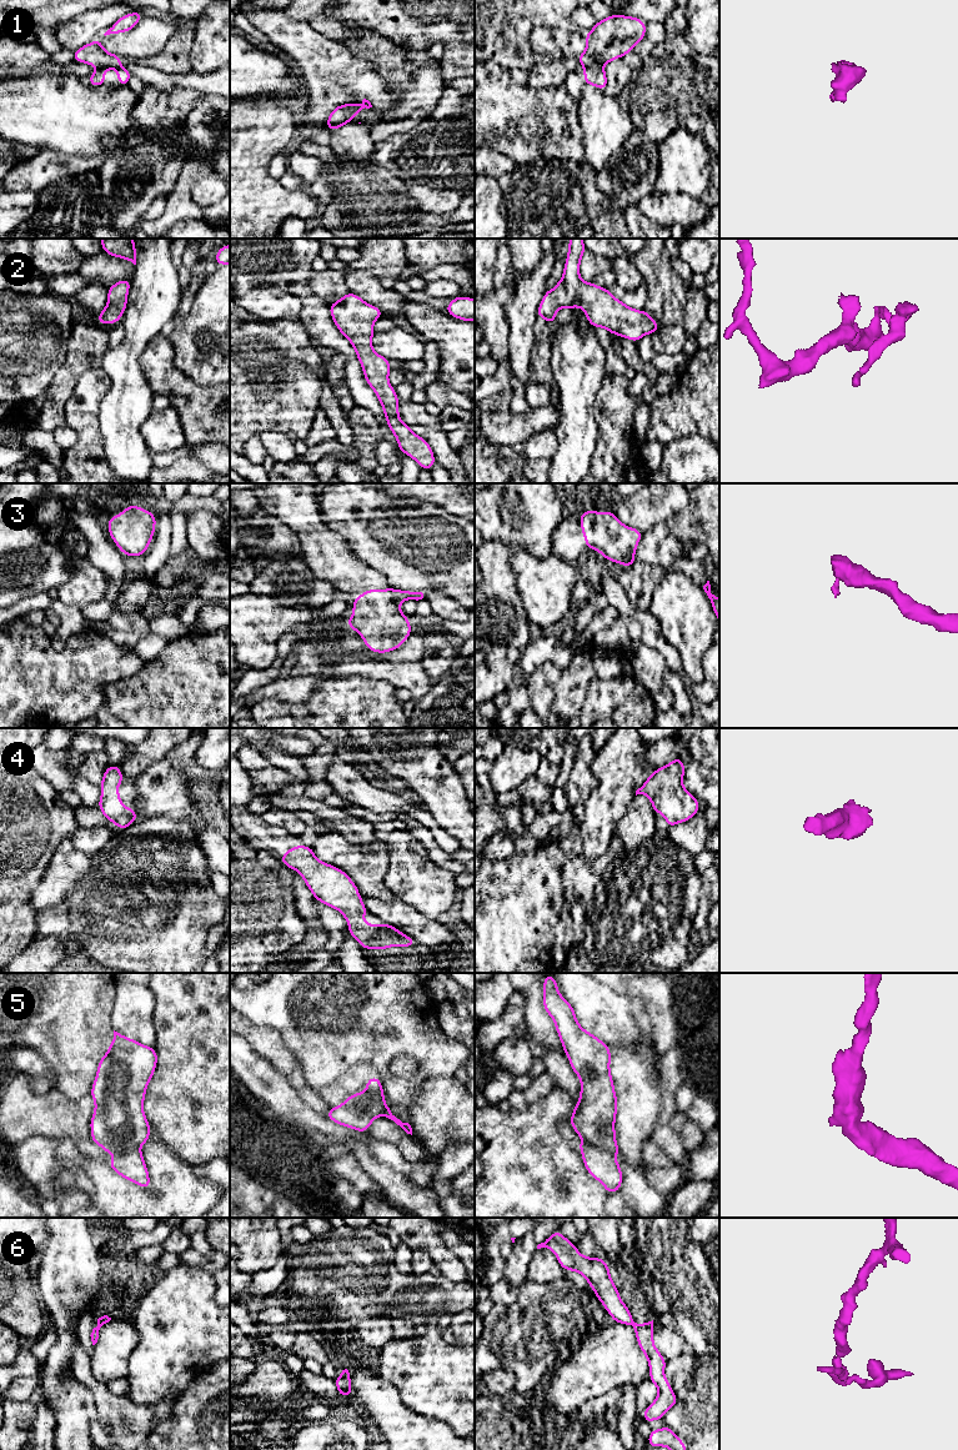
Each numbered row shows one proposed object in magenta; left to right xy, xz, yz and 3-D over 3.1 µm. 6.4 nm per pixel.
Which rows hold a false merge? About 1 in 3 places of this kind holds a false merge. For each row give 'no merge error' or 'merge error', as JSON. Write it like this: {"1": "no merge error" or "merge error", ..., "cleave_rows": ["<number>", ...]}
{"1": "merge error", "2": "no merge error", "3": "no merge error", "4": "no merge error", "5": "merge error", "6": "no merge error", "cleave_rows": ["1", "5"]}

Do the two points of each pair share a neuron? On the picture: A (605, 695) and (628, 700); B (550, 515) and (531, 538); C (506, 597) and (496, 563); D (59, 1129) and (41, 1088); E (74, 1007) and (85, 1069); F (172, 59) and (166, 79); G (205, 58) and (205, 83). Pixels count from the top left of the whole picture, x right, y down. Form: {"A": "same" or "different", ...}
{"A": "same", "B": "same", "C": "same", "D": "different", "E": "same", "F": "different", "G": "different"}

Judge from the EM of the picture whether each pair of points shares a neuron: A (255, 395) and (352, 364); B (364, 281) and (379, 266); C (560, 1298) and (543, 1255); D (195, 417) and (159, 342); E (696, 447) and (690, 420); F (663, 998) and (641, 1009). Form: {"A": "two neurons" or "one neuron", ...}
{"A": "two neurons", "B": "two neurons", "C": "two neurons", "D": "one neuron", "E": "two neurons", "F": "two neurons"}

